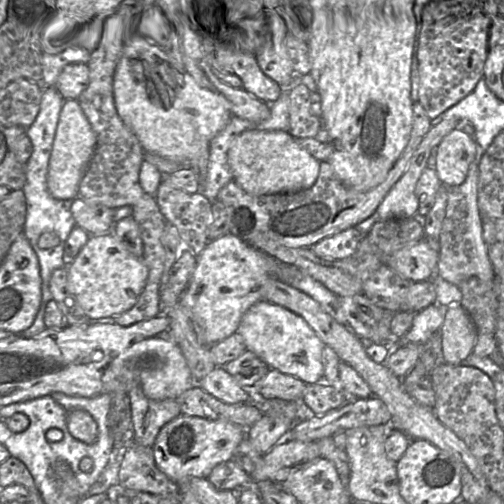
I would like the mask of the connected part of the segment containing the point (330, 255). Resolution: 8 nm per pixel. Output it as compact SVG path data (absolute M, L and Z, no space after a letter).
M354 226L319 240L310 249L326 260L344 259L356 252L364 236Z

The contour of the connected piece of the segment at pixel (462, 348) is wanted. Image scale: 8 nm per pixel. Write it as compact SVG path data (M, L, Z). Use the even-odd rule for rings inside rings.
M450 303L448 306L440 332L443 361L458 365L472 353L477 330L460 303Z

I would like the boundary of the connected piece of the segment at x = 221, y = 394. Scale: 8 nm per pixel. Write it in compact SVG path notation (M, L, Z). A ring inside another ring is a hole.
M216 366L196 384L224 403L250 403L251 391L240 386L223 366Z

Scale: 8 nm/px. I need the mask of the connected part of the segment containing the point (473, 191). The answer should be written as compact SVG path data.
M476 158L469 166L464 182L446 186L448 200L445 218L442 223L439 243L437 276L458 285L471 277L483 281L493 281L495 272L483 239L482 213L478 205L479 162Z

